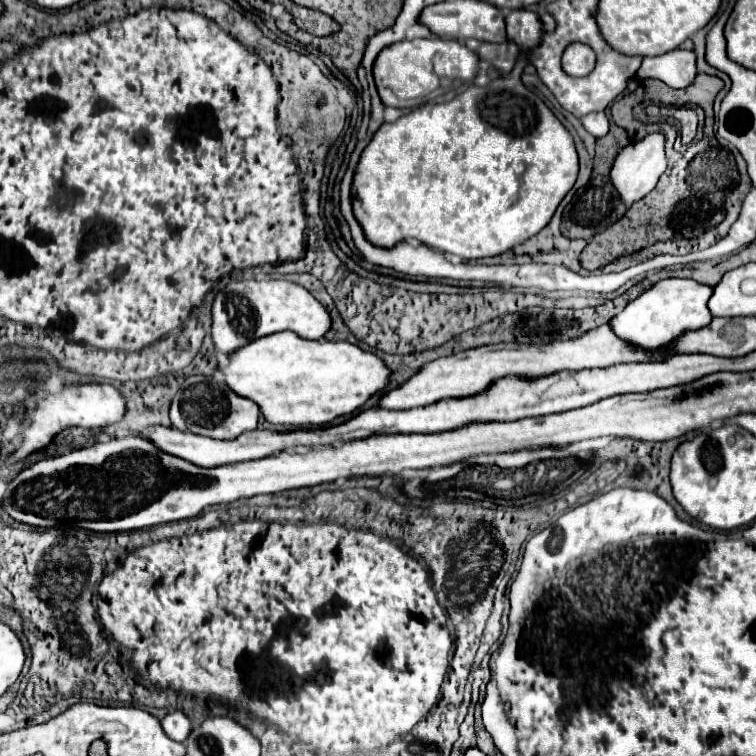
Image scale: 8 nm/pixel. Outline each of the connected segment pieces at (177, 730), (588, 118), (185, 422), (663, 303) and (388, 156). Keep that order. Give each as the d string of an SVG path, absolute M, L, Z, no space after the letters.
M172 710L168 712L162 720L160 720L162 730L166 732L166 736L170 736L176 742L184 742L188 738L188 732L192 730L192 724L188 720L188 716L184 716L180 710Z
M590 112L586 116L580 118L584 128L594 136L594 138L602 138L608 134L608 118L604 112Z
M208 376L186 378L170 408L170 420L174 428L216 440L234 440L242 432L254 430L258 426L258 418L260 408L252 400L238 396L222 380L214 380Z
M666 278L656 282L650 290L638 296L632 304L624 308L616 318L612 318L612 328L620 338L632 340L632 344L644 344L644 348L660 348L672 344L684 332L704 328L712 322L708 310L708 300L714 288L688 278Z
M512 72L506 78L492 80L484 88L470 86L466 92L462 92L460 96L456 96L451 100L447 93L457 91L457 82L454 83L456 84L442 90L440 96L436 96L430 102L426 98L426 100L420 100L418 106L414 106L414 108L402 108L408 110L408 112L403 114L402 118L398 118L394 124L382 124L378 128L378 132L374 134L372 142L364 148L364 152L360 156L360 162L358 162L358 168L356 168L356 174L354 174L354 184L352 184L352 200L354 200L356 218L360 218L360 224L364 224L364 234L374 244L384 244L384 248L390 248L392 244L396 244L400 240L414 238L414 240L418 240L422 244L428 244L432 248L438 248L442 252L458 254L464 260L476 260L476 258L484 258L484 256L498 256L498 254L522 244L524 240L536 236L550 222L550 218L554 216L558 204L562 202L562 198L570 192L570 188L576 182L578 154L576 154L574 138L562 126L562 122L552 114L552 110L540 100L540 96L536 96L532 90L528 90L520 82L520 74Z

